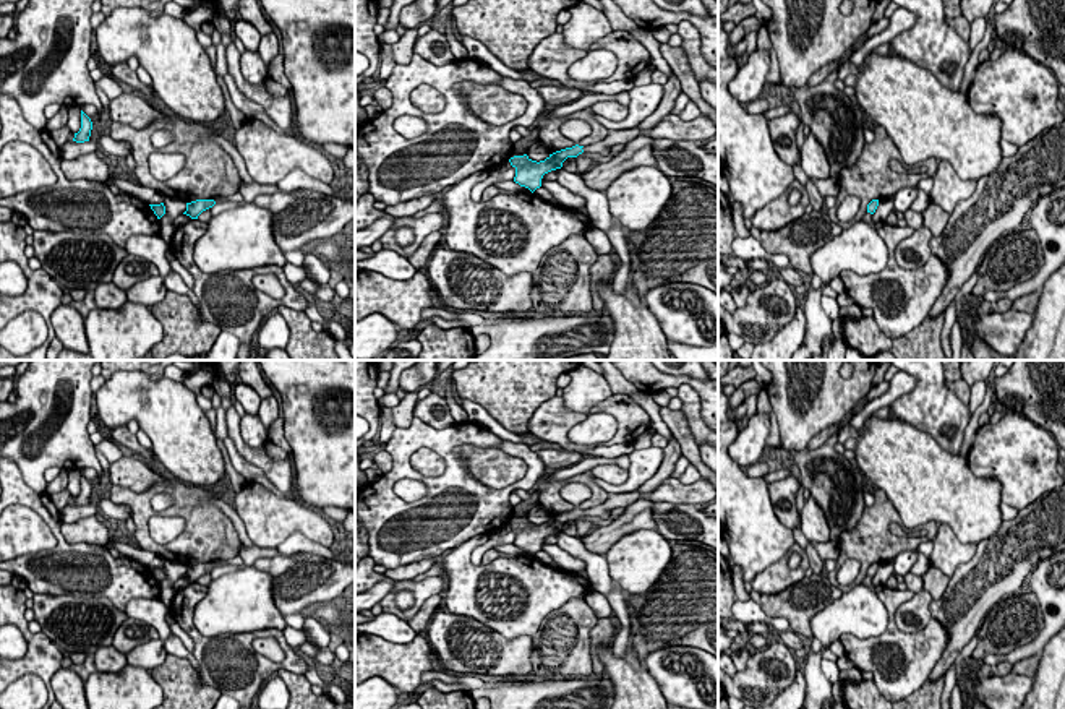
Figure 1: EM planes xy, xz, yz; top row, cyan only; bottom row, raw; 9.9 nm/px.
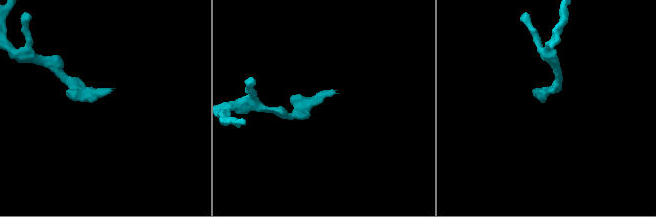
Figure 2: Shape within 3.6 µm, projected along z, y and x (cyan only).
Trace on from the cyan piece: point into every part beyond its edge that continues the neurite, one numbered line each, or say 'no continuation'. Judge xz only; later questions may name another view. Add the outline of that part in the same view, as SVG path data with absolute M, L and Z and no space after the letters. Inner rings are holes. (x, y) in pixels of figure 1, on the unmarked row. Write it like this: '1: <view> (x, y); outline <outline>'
1: xz (615, 500); outline M639 490L634 492L627 492L627 493L611 493L605 503L590 508L590 509L584 509L584 516L592 516L592 518L603 518L603 514L606 511L611 511L613 508L618 506L629 506L634 501L637 501L640 496L644 496Z

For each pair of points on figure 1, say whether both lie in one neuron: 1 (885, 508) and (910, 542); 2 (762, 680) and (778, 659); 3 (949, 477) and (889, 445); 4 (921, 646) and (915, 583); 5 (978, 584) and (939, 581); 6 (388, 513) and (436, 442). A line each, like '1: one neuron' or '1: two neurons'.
1: one neuron
2: one neuron
3: one neuron
4: two neurons
5: two neurons
6: one neuron

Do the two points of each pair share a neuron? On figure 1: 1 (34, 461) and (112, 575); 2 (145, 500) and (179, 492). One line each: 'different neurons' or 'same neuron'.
1: different neurons
2: same neuron

